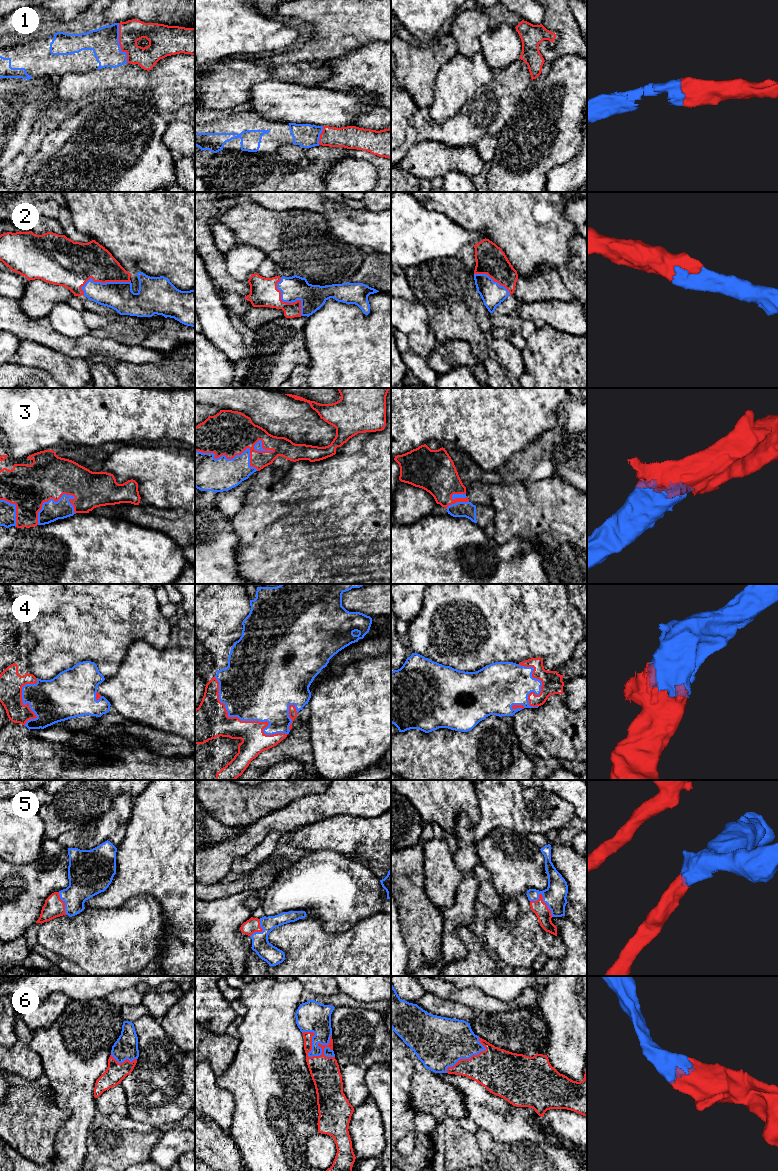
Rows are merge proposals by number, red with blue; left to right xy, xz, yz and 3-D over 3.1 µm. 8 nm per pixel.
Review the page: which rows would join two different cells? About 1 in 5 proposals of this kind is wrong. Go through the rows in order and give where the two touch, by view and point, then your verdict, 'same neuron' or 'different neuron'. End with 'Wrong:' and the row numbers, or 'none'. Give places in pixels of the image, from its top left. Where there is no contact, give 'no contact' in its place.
1: contact xy (119, 44); same neuron
2: contact xz (286, 302); same neuron
3: contact xz (233, 457); same neuron
4: contact xz (244, 721); same neuron
5: contact yz (542, 899); same neuron
6: contact xz (309, 1051); same neuron
Wrong: none

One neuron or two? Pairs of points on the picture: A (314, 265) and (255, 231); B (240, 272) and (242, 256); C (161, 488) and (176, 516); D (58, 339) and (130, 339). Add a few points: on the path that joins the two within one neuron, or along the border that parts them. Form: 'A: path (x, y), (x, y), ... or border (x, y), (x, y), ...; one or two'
A: path (299, 250), (286, 237), (270, 231); one
B: path (241, 268), (242, 260); one
C: border (149, 504), (155, 507), (182, 508), (184, 510); two
D: border (112, 338), (127, 345), (138, 345); two

